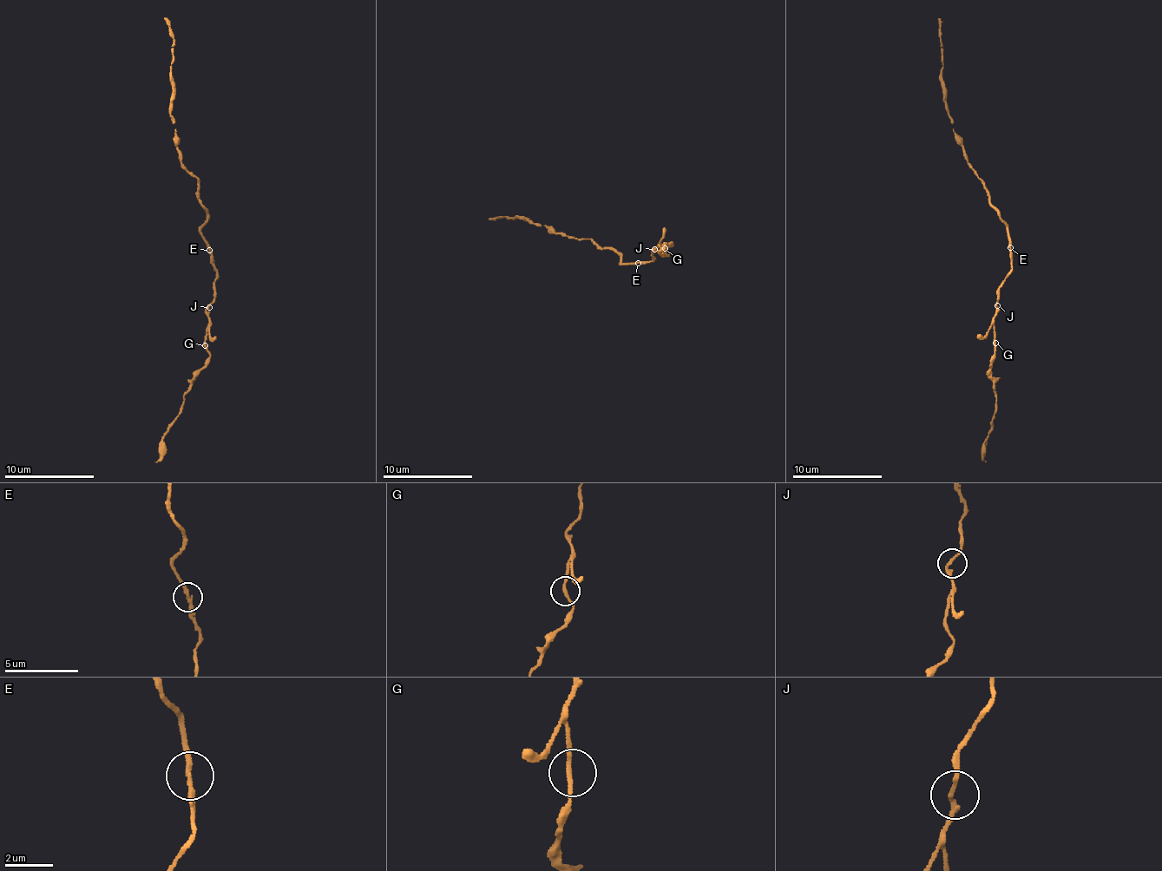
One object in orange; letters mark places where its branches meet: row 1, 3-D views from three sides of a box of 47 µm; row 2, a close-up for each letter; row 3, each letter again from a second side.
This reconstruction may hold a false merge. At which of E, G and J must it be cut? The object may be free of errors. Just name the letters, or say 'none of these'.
E

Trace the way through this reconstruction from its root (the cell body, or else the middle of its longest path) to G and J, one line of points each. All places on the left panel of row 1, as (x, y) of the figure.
G: (205, 240), (216, 277), (213, 303), (206, 310), (208, 327), (206, 330), (205, 345)
J: (205, 240), (216, 272), (213, 303), (209, 307)

